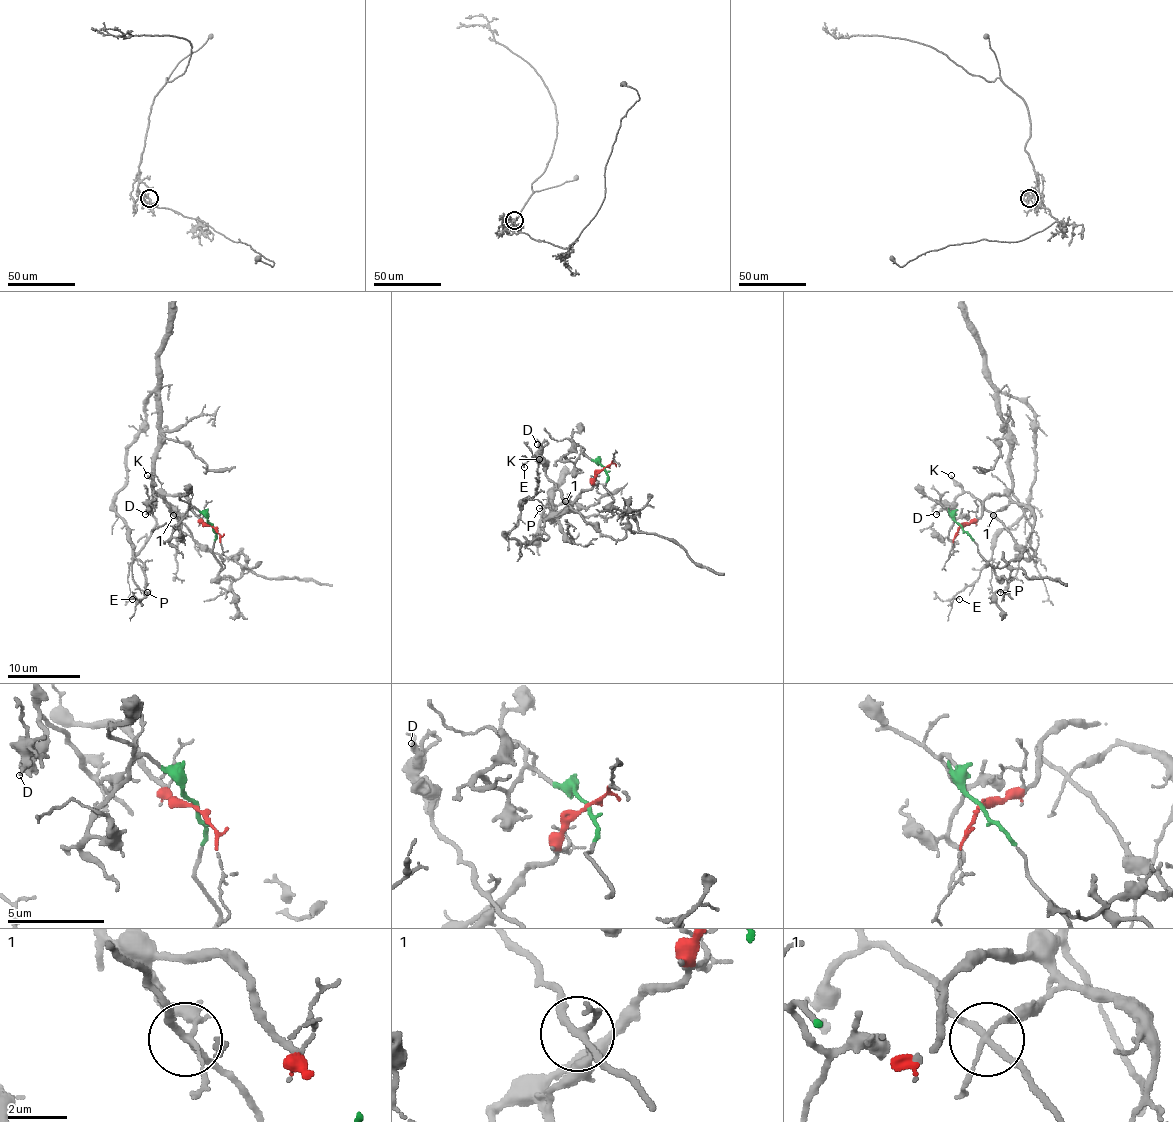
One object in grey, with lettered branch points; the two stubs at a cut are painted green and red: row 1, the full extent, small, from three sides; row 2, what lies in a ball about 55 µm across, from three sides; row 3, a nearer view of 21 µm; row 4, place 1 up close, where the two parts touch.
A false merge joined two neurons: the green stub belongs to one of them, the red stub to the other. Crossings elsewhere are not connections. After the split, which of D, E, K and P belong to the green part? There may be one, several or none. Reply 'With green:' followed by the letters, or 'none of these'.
With green: D, K

